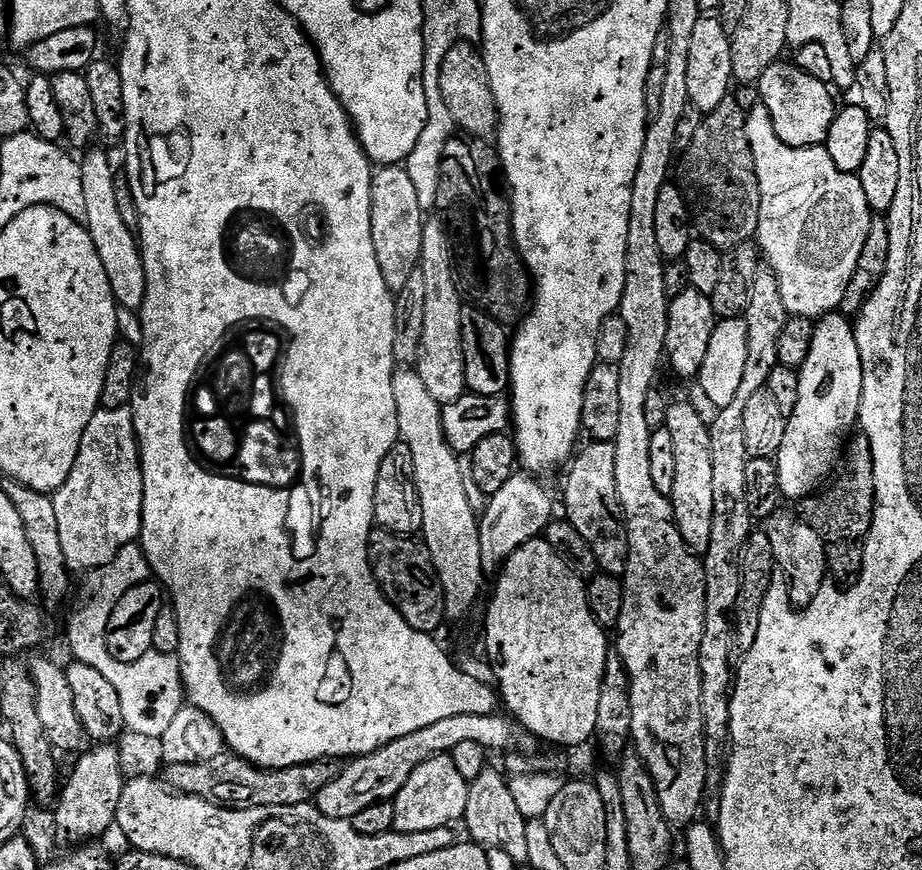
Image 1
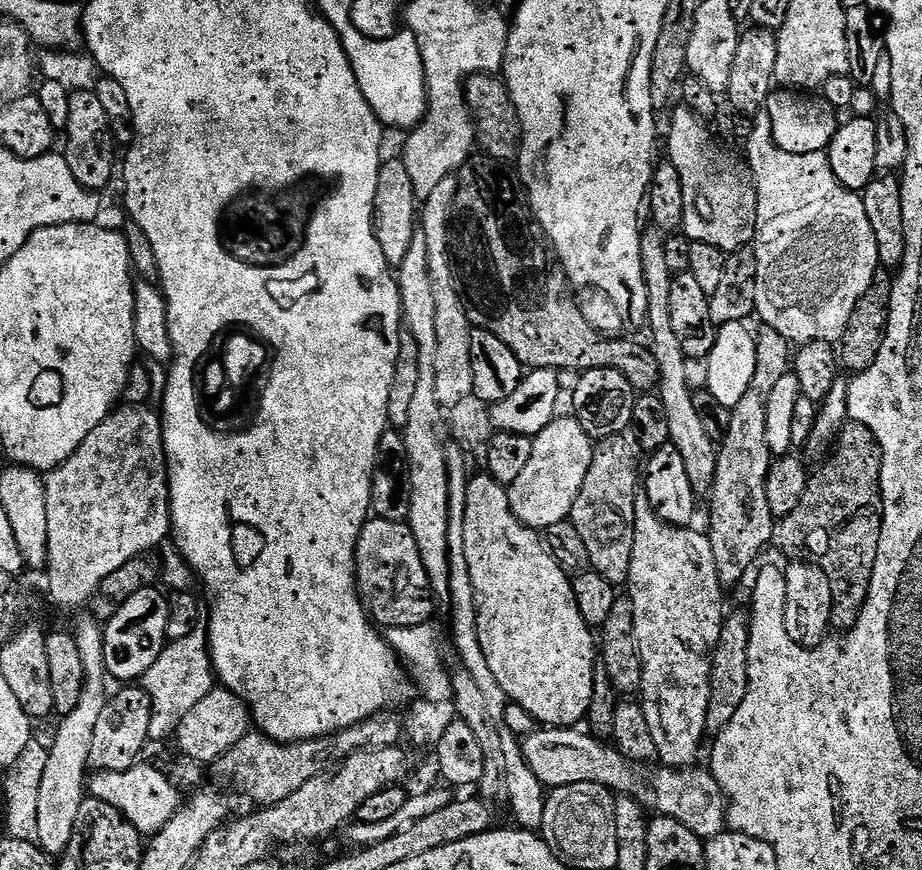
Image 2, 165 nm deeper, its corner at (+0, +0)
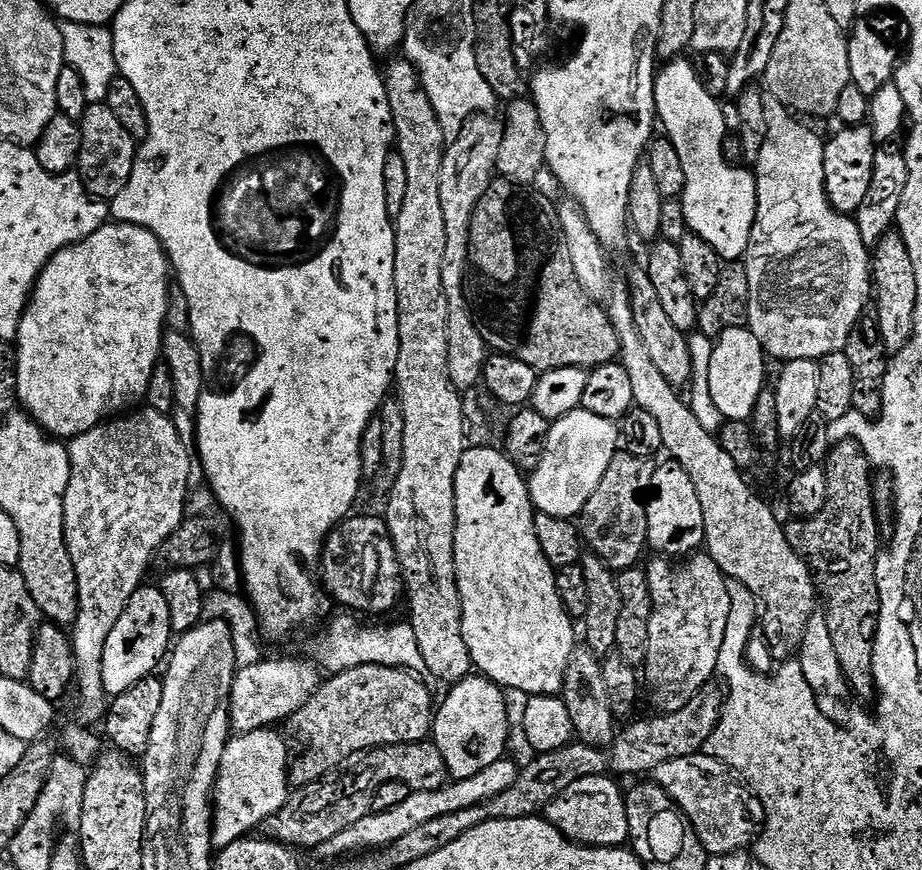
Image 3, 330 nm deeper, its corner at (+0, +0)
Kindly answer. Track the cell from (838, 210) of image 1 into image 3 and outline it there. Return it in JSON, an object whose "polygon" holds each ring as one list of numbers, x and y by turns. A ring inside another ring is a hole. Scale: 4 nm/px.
{"polygon":[[808,128,798,129,796,136,800,139,800,149,797,152,771,152,771,147,765,146,754,163,757,220,754,222,752,241,749,242,746,255,750,278,746,324,769,357,783,362,818,362,826,354,844,351,853,326,869,307,873,295,870,248,862,242,862,234,855,219,836,211,828,201,824,189,825,141]]}

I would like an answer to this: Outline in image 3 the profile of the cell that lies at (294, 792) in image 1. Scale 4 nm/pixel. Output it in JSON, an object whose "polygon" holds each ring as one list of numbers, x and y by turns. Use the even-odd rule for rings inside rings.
{"polygon":[[364,665,329,675,321,683,319,692,294,713,290,721,292,732,308,746,308,756,316,760,316,772,304,760,293,759,290,780,293,785,317,783,318,777,328,778,337,771,343,760,367,753,373,748,391,744,419,744,429,739,434,719,432,692,419,675,402,668]]}

